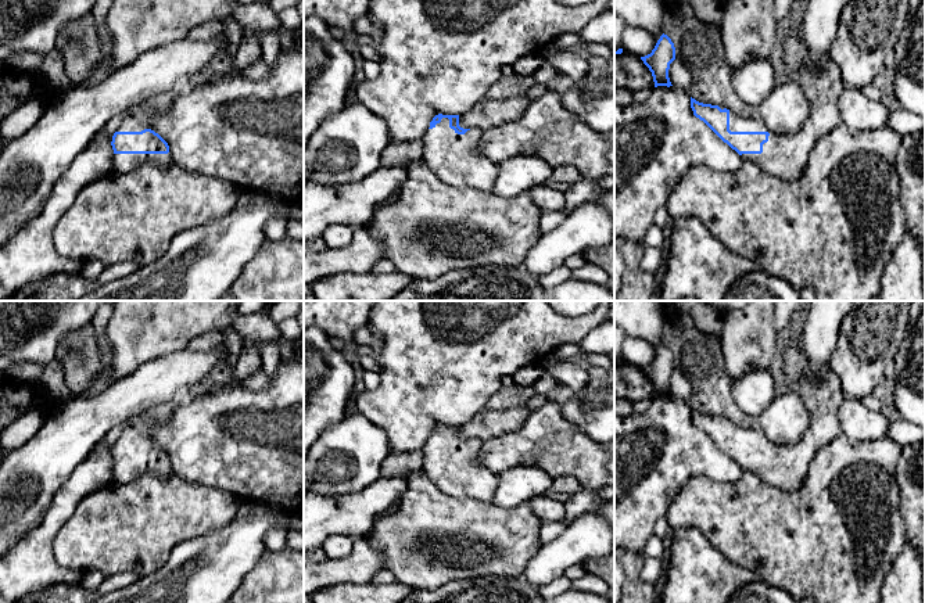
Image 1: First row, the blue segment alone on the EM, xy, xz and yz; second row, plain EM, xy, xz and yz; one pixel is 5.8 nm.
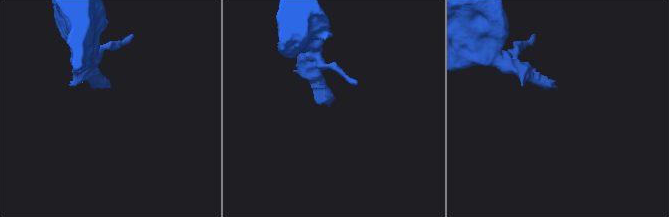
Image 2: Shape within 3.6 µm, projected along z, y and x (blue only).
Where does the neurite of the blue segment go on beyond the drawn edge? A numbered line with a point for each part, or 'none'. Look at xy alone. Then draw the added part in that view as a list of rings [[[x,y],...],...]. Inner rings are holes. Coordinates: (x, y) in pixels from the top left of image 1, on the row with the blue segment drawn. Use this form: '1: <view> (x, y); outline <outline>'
1: xy (122, 162); outline [[[114,154],[114,172],[128,173],[143,164],[155,164],[165,166],[171,164],[172,155],[168,154]]]

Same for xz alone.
1: xz (454, 158); outline [[[442,118],[423,136],[423,161],[434,175],[451,187],[467,187],[492,193],[498,177],[498,164],[477,151],[483,132],[470,129],[458,134]]]

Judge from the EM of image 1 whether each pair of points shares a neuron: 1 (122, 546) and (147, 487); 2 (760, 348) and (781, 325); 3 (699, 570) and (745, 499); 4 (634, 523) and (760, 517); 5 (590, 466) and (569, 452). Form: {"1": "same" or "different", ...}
{"1": "same", "2": "different", "3": "different", "4": "different", "5": "same"}

